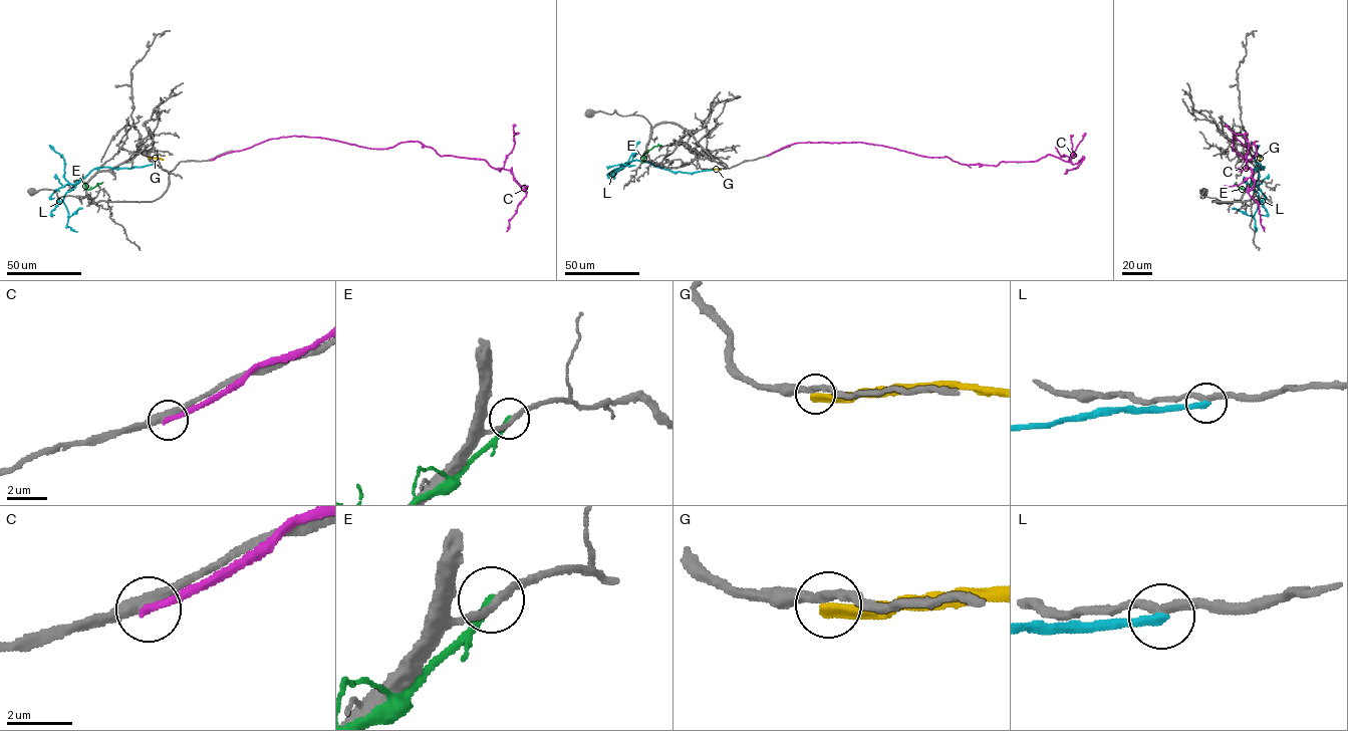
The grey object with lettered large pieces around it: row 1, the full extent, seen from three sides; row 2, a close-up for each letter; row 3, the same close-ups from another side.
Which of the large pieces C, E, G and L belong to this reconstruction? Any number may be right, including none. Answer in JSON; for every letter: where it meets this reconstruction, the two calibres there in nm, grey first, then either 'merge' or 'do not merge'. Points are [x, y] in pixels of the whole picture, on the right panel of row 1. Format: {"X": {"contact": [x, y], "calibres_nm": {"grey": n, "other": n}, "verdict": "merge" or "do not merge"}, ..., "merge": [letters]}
{"C": {"contact": [1246, 160], "calibres_nm": {"grey": 380, "other": 280}, "verdict": "do not merge"}, "E": {"contact": [1253, 182], "calibres_nm": {"grey": 240, "other": 240}, "verdict": "do not merge"}, "G": {"contact": [1260, 158], "calibres_nm": {"grey": 320, "other": 440}, "verdict": "do not merge"}, "L": {"contact": [1260, 164], "calibres_nm": {"grey": 300, "other": 320}, "verdict": "do not merge"}, "merge": []}

